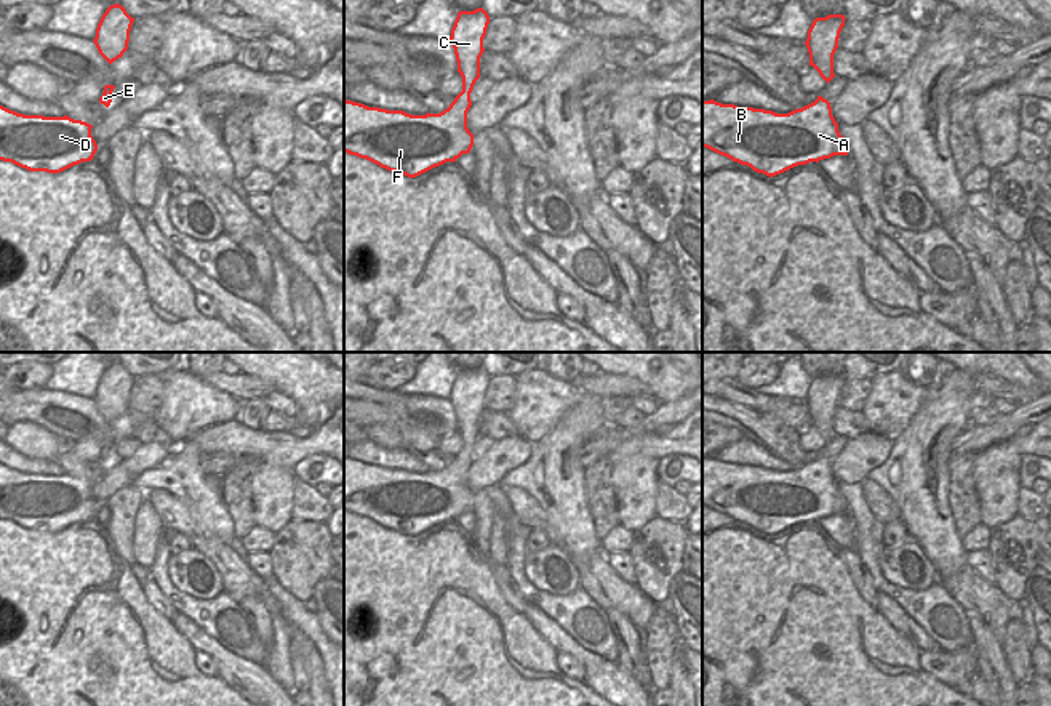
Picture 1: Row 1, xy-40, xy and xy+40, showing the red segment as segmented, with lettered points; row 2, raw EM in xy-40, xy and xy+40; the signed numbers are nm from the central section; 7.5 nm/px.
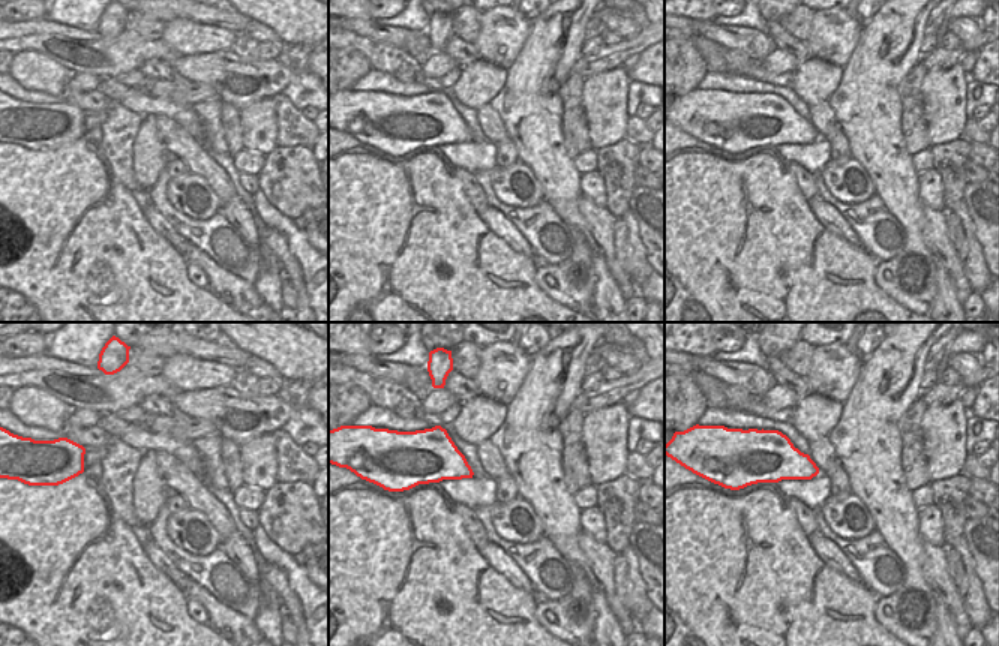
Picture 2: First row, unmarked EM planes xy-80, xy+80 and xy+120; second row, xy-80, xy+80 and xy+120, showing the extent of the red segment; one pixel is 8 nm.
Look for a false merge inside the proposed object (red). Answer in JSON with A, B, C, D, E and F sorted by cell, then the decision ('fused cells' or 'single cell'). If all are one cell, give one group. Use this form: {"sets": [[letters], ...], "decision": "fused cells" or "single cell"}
{"sets": [["A", "B", "C", "D", "E", "F"]], "decision": "single cell"}

